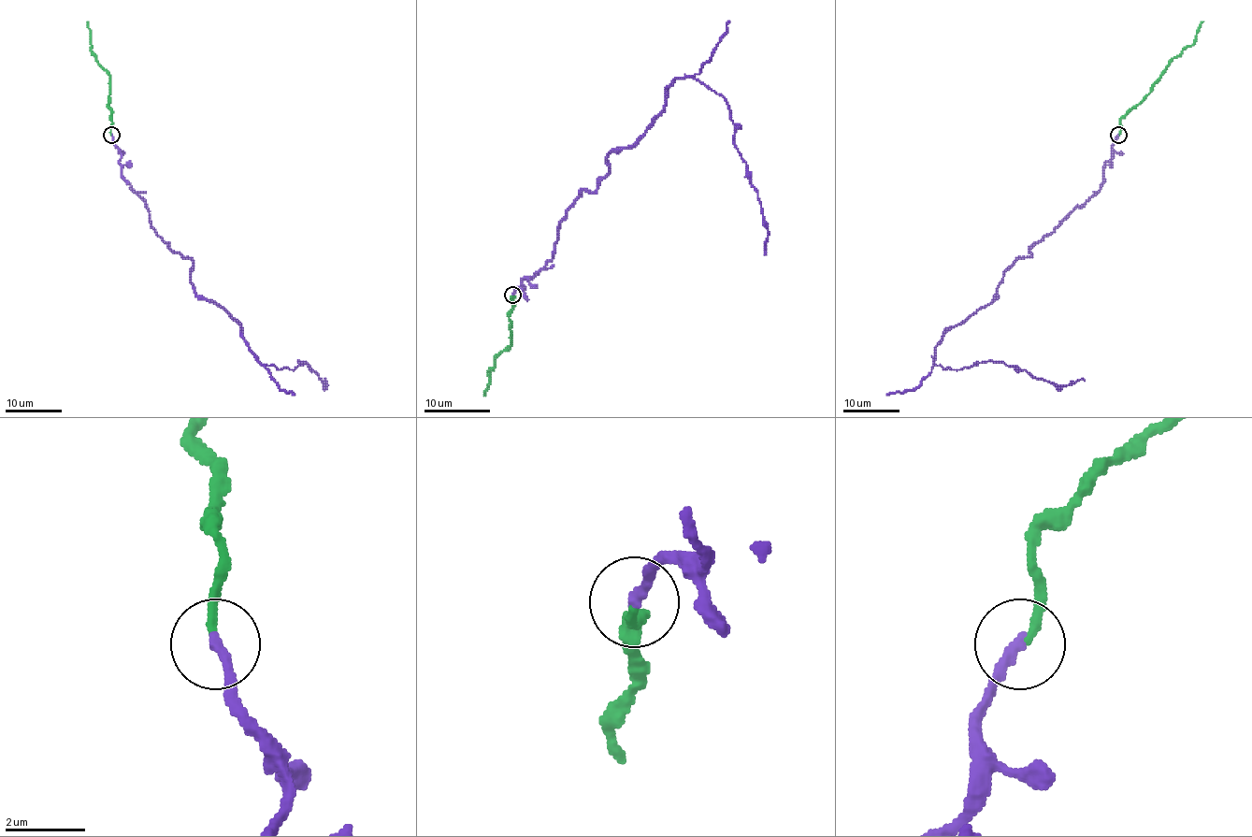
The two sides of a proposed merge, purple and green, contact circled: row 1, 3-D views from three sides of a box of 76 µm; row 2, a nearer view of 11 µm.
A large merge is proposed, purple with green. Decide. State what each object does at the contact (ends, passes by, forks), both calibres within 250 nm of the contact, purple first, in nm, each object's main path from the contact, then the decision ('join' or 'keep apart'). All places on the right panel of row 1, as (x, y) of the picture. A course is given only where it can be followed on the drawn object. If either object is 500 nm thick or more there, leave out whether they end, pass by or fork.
purple ends there; green ends there; 280 nm thick on the purple side, 200 nm on the other; purple runs (1118, 135), (1102, 185), (934, 353), (952, 369), (1002, 361), (1057, 385), (1085, 381); green runs (1119, 135), (1121, 120), (1150, 92), (1150, 87), (1172, 59), (1194, 42), (1197, 30), (1203, 21); join

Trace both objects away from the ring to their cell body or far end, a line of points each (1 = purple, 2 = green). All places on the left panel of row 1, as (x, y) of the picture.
1: (110, 135), (150, 226), (192, 262), (194, 293), (241, 327), (262, 364), (304, 361), (323, 381)
2: (110, 135), (109, 75), (91, 50), (87, 21)

